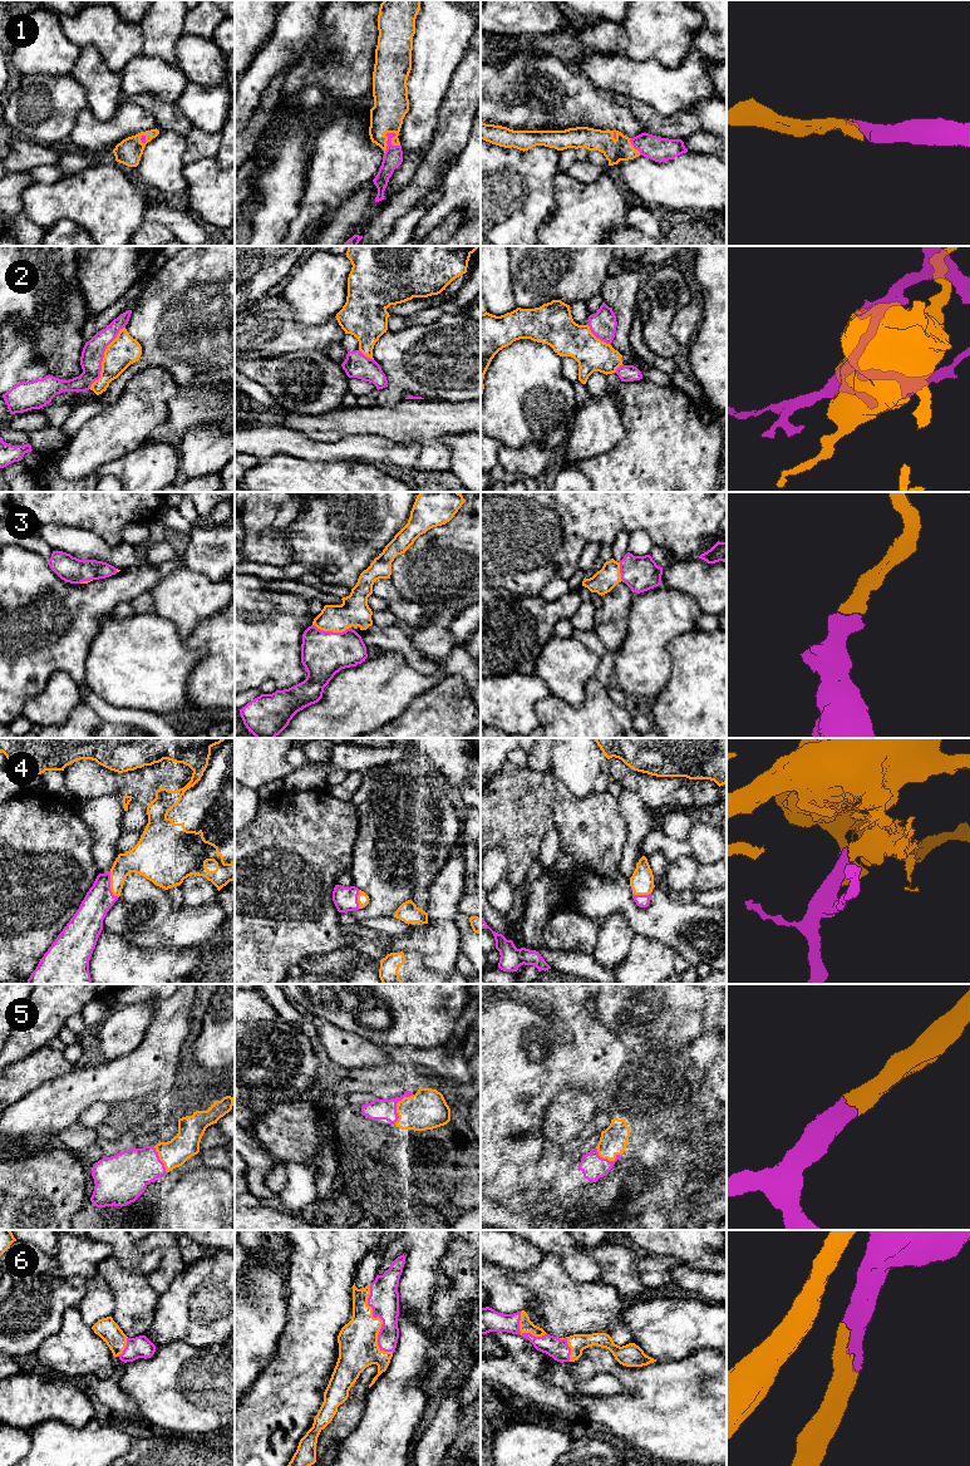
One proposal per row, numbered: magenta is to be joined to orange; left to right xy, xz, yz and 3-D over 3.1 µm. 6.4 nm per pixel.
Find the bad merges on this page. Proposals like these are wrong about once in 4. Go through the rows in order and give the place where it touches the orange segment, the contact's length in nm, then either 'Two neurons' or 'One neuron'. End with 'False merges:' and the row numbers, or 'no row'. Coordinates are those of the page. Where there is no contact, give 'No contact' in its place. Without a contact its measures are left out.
1: Touches orange at xz (387, 139). Shared border 160 nm. One neuron
2: Touches orange at xy (104, 357). Shared border 460 nm. Two neurons
3: Touches orange at xz (330, 630). Shared border 240 nm. One neuron
4: Touches orange at xy (111, 885). Shared border 180 nm. One neuron
5: Touches orange at xz (397, 1106). Shared border 220 nm. One neuron
6: Touches orange at xz (382, 1322). Shared border 460 nm. One neuron
False merges: 2

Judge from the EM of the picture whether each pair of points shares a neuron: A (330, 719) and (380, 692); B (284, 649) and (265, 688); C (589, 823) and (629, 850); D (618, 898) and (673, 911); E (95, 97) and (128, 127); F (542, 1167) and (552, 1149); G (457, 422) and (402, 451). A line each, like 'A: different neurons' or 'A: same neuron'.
A: same neuron
B: different neurons
C: different neurons
D: same neuron
E: different neurons
F: same neuron
G: different neurons

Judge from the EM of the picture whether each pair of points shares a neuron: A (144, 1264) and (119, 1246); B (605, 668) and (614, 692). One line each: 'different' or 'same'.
A: same
B: same

